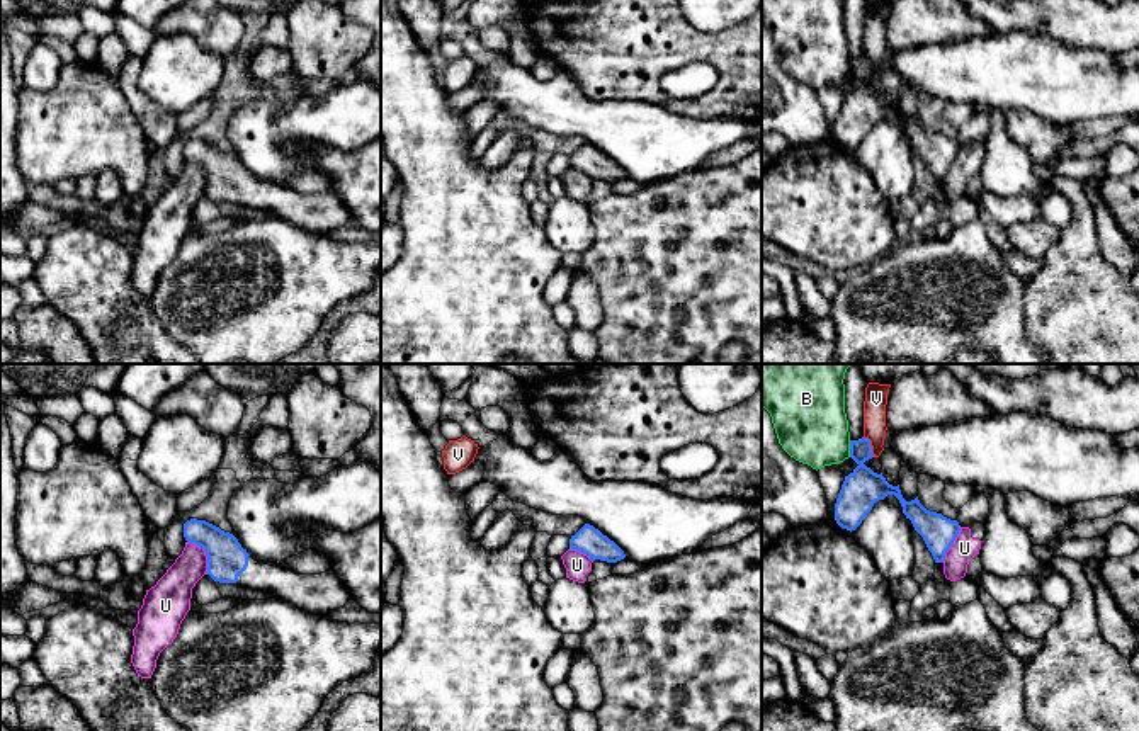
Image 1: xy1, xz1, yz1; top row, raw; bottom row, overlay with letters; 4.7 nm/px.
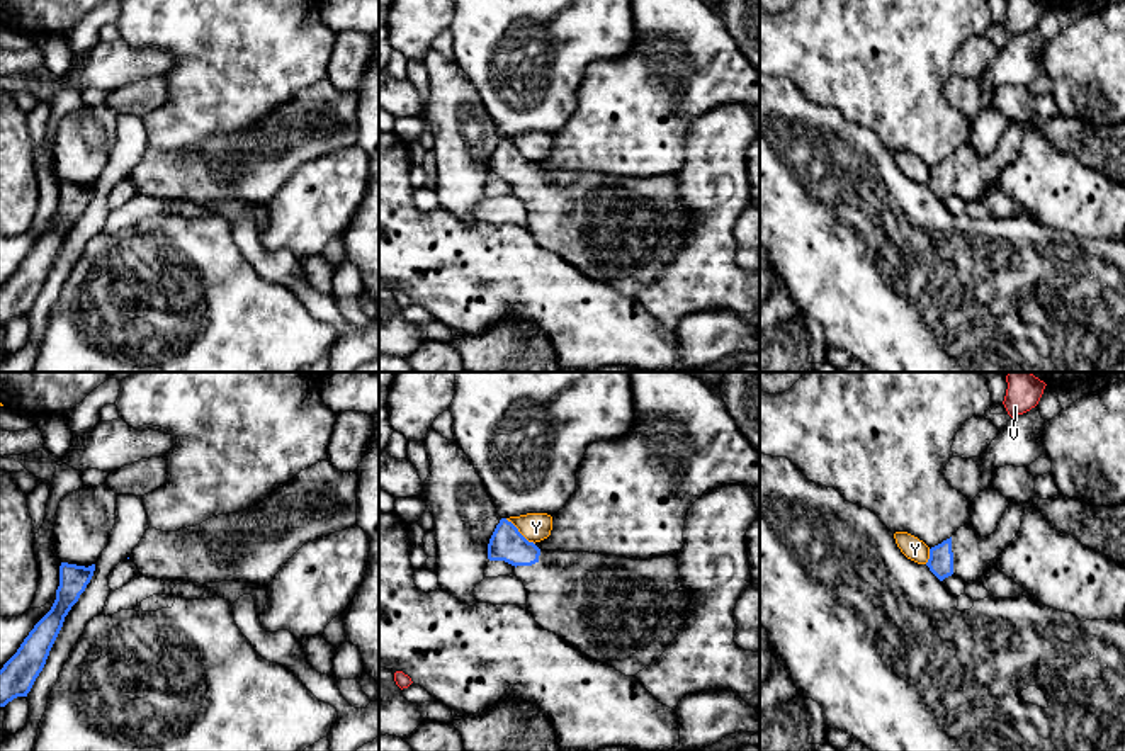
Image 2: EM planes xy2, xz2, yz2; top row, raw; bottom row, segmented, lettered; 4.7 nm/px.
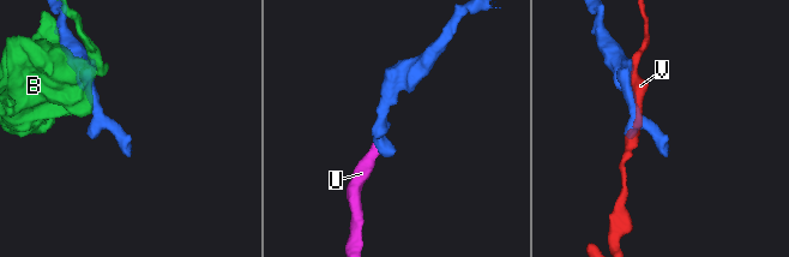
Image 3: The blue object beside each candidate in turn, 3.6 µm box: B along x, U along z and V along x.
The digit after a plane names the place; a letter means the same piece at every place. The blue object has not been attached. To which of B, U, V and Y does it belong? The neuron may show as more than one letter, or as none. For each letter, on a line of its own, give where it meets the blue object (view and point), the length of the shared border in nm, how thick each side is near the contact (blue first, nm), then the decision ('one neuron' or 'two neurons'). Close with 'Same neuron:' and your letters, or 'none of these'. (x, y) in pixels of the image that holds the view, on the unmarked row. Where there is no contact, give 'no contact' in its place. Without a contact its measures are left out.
B: meets blue in yz1 at (850, 68); contact 80 nm long; 180 nm thick on the blue side, 340 nm on the other; two neurons
U: meets blue in xy1 at (206, 174); contact 180 nm long; 190 nm thick on the blue side, 180 nm on the other; two neurons
V: meets blue in yz1 at (871, 65); contact 120 nm long; 180 nm thick on the blue side, 110 nm on the other; two neurons
Y: meets blue in xz2 at (519, 152); contact 190 nm long; 160 nm thick on the blue side, 140 nm on the other; two neurons
Same neuron: none of these

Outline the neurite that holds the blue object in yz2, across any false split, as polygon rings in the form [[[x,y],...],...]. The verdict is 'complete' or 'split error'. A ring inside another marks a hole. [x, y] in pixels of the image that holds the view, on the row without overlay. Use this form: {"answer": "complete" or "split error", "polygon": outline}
{"answer": "split error", "polygon": [[[1009,122],[998,150],[987,156],[977,155],[970,144],[960,146],[950,158],[930,168],[926,185],[943,200],[957,195],[977,200],[989,187],[998,185],[999,173],[1011,163],[1021,146],[1025,127]]]}

